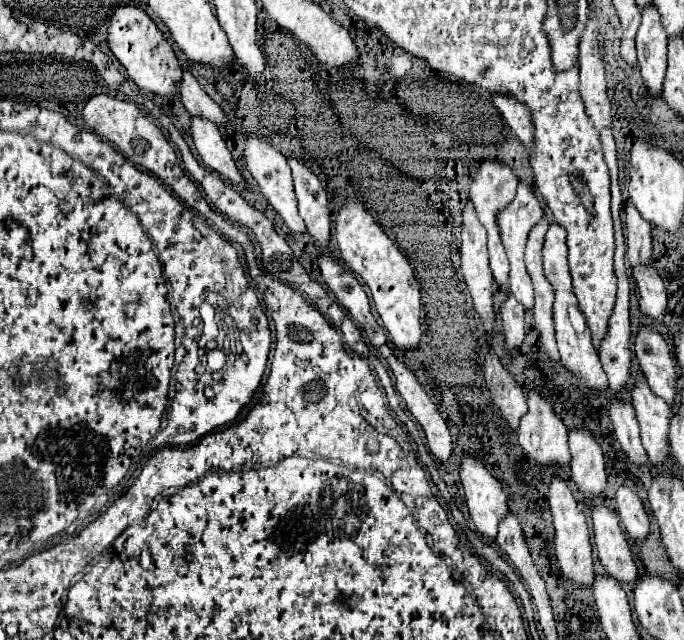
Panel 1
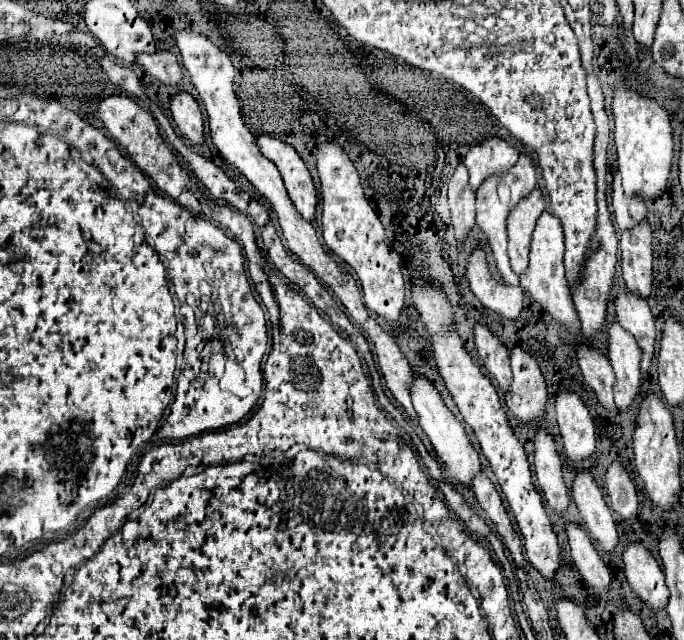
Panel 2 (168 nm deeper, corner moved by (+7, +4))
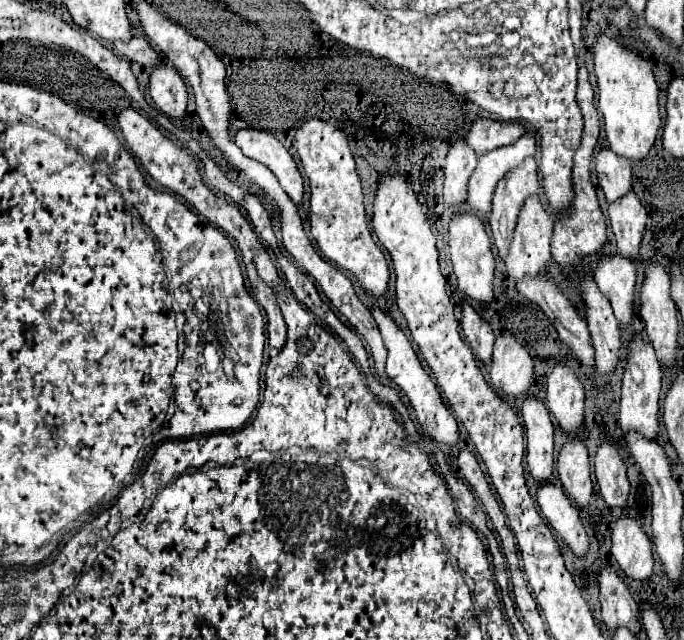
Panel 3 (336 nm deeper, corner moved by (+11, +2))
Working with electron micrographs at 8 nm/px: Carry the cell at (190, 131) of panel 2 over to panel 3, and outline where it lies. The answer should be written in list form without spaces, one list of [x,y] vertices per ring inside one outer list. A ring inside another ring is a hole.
[[[154,67],[150,73],[150,97],[170,117],[186,113],[186,85],[174,67]]]

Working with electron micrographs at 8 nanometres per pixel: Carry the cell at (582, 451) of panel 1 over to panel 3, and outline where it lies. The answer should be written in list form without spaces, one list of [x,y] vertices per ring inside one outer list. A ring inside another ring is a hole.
[[[554,365],[546,381],[546,405],[566,433],[576,433],[584,419],[584,387],[568,365]]]

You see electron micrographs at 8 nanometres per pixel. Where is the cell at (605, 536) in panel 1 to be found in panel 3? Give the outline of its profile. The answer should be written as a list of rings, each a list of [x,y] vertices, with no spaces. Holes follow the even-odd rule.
[[[568,441],[558,451],[558,477],[566,495],[580,507],[588,507],[592,499],[588,449],[582,441]]]

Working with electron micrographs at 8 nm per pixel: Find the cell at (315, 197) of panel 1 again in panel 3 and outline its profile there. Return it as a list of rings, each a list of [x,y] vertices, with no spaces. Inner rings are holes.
[[[240,129],[234,135],[234,141],[246,157],[266,165],[276,175],[278,183],[296,205],[302,201],[304,181],[300,171],[288,149],[274,135],[258,129]]]

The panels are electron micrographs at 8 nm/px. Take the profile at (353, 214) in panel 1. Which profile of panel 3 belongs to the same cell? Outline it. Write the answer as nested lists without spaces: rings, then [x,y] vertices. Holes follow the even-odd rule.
[[[310,119],[296,129],[292,145],[296,147],[304,173],[310,181],[310,231],[322,255],[330,263],[354,273],[370,297],[386,295],[390,271],[366,221],[362,185],[348,139],[334,125],[322,119]]]

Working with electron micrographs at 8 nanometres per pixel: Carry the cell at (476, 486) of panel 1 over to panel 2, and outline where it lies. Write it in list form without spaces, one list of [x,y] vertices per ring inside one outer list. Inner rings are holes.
[[[414,373],[414,387],[412,387],[412,403],[414,403],[414,409],[416,409],[418,417],[420,417],[422,429],[426,431],[426,435],[430,437],[430,441],[434,445],[434,451],[436,451],[438,459],[442,459],[442,463],[446,465],[446,473],[456,483],[460,483],[462,487],[470,489],[472,487],[472,479],[482,473],[482,467],[480,467],[480,461],[478,461],[478,453],[472,447],[472,443],[468,441],[460,421],[442,403],[442,399],[440,399],[438,391],[434,389],[434,385],[430,381],[426,381],[422,375],[416,375],[416,373]]]

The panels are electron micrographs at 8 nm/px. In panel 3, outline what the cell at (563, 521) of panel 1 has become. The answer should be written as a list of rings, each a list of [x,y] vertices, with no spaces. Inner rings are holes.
[[[530,395],[522,403],[522,419],[526,429],[528,469],[538,483],[550,481],[554,469],[554,425],[542,399]]]

